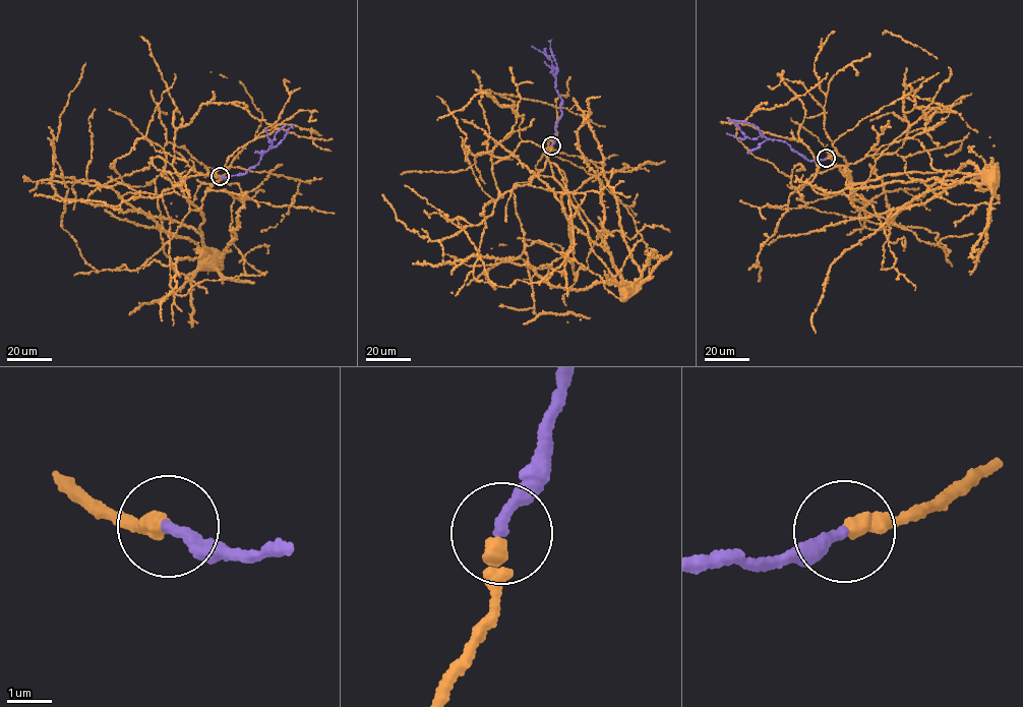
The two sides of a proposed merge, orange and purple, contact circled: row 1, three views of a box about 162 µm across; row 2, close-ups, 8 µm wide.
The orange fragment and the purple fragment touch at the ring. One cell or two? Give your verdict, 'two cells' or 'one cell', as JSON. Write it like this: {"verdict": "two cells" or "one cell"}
{"verdict": "one cell"}

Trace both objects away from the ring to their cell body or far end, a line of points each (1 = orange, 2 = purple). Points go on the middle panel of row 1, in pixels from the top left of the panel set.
1: (551, 146), (545, 168), (529, 178), (551, 177), (564, 188), (587, 227), (594, 251), (619, 289), (624, 288)
2: (551, 145), (555, 123), (561, 113), (562, 101), (555, 87), (557, 69), (548, 41)

